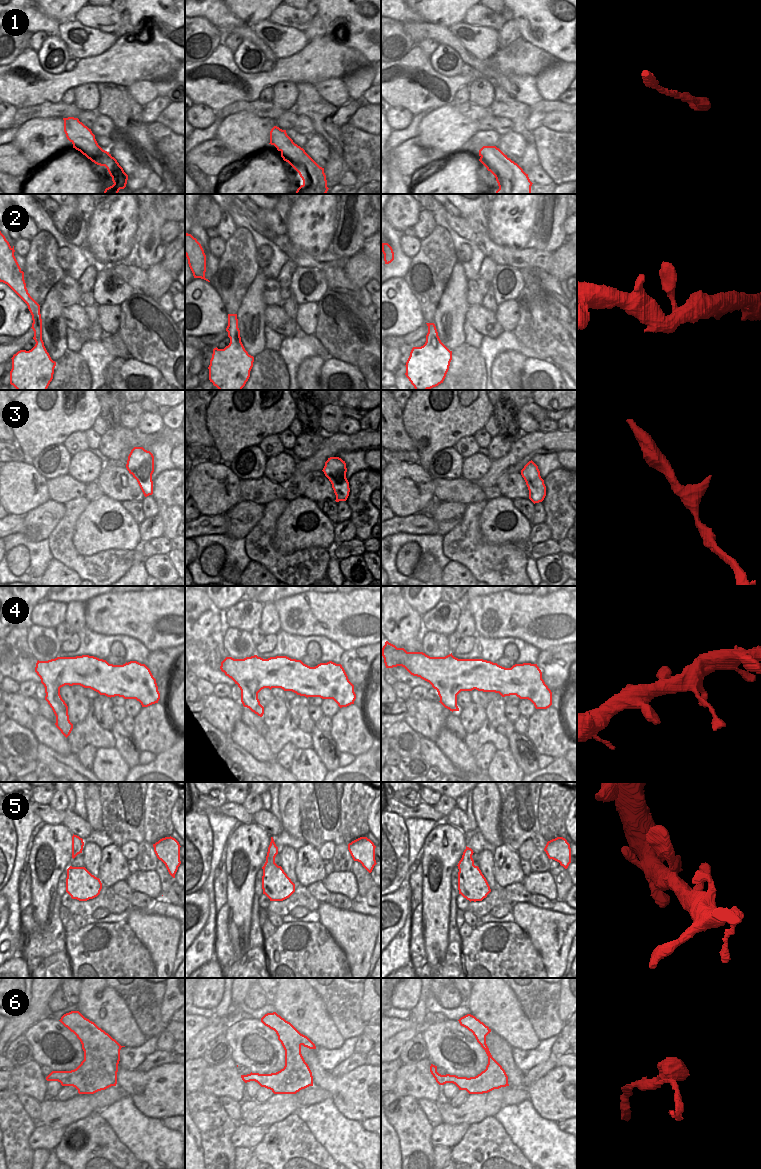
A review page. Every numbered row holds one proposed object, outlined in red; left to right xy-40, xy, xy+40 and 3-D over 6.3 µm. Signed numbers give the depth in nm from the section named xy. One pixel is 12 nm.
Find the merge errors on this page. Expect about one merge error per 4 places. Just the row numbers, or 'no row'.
no row

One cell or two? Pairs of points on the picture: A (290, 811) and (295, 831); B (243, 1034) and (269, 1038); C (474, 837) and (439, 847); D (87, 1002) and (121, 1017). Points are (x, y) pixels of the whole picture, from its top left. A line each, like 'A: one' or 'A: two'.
A: one
B: one
C: two
D: one

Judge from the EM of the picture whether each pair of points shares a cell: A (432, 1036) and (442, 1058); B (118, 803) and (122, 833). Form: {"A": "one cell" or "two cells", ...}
{"A": "one cell", "B": "one cell"}

